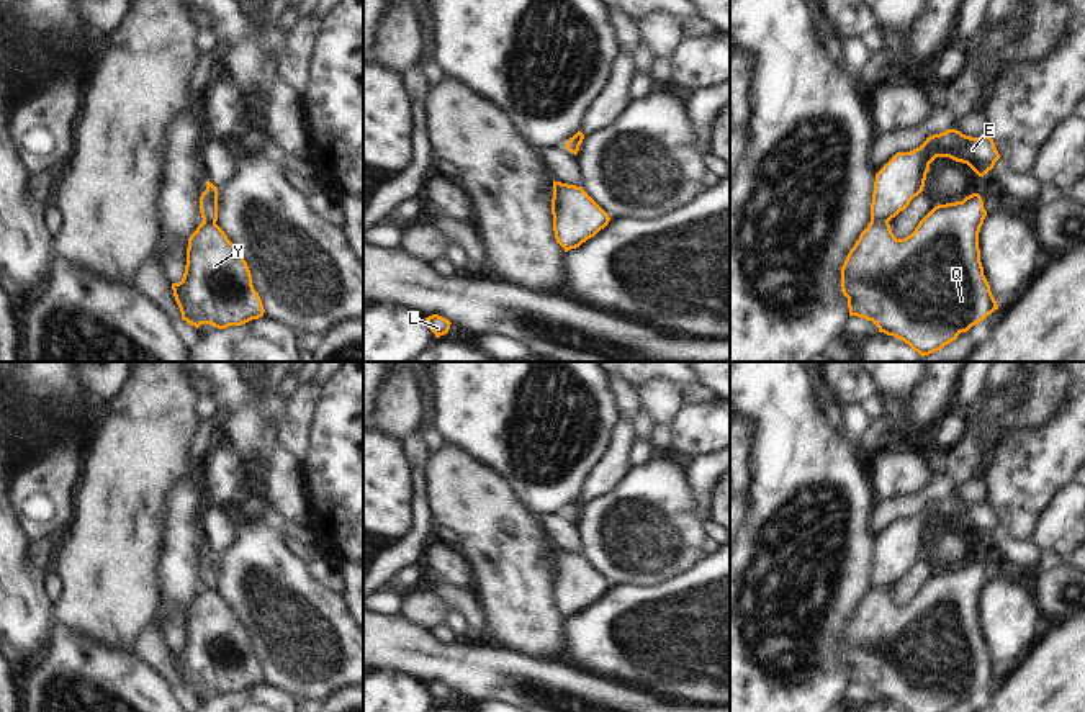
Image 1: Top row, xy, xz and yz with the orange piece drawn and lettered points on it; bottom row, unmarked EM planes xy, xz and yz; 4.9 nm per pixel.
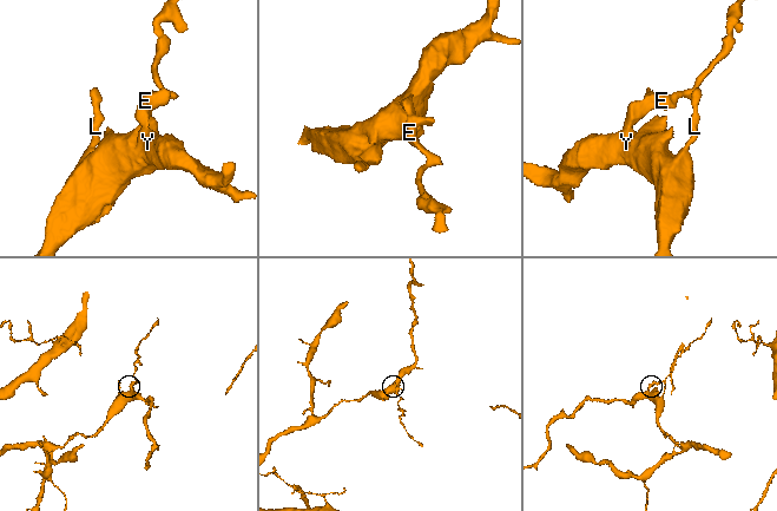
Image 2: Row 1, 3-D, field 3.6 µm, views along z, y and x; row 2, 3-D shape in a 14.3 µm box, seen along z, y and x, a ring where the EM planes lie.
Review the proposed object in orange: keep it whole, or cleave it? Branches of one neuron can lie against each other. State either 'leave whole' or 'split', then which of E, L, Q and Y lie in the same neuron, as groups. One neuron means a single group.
split; groups E / L Q Y

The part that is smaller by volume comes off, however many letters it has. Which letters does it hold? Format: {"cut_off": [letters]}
{"cut_off": ["E"]}

